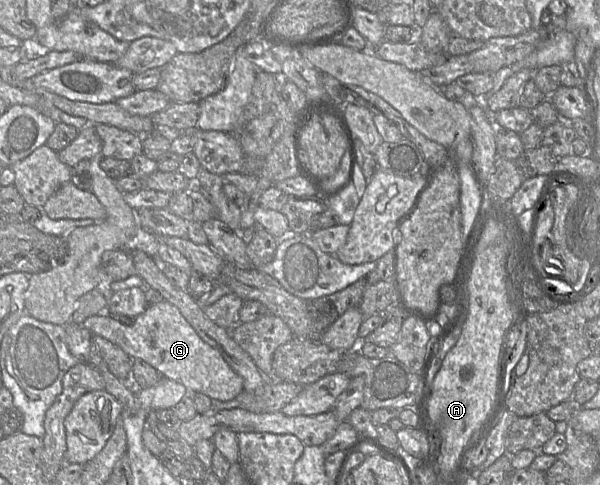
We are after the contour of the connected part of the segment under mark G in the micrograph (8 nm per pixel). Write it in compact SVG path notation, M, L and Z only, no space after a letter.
M166 300L149 305L136 317L133 325L123 325L108 313L102 313L87 318L82 324L92 335L101 336L120 347L132 359L141 359L154 367L161 377L183 384L188 392L198 392L207 395L213 401L231 401L244 391L243 379L228 365L222 354L206 343L193 329L180 310Z

